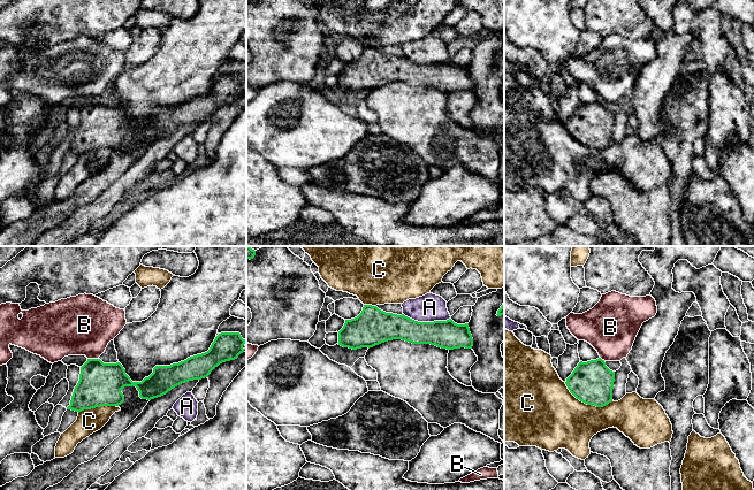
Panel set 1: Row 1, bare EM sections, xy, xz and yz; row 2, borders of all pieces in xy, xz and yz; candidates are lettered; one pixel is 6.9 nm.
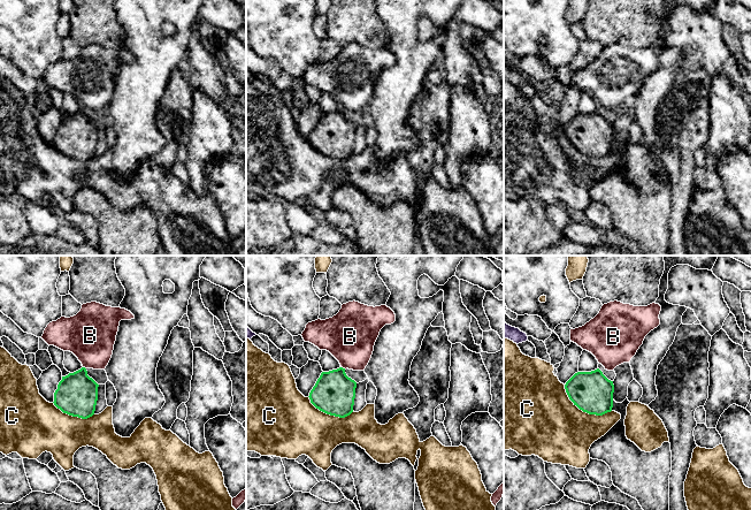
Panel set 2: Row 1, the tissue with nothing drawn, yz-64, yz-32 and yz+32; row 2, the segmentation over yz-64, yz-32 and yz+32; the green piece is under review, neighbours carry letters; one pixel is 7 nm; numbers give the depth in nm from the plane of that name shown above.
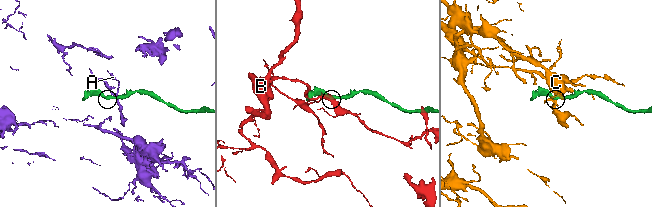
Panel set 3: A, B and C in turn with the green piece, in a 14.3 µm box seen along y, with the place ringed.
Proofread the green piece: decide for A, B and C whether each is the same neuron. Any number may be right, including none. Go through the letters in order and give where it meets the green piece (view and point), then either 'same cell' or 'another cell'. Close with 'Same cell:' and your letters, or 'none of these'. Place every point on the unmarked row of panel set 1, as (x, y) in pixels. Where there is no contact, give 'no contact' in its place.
A: meets green in xz at (427, 64); another cell
B: meets green in xy at (93, 101); another cell
C: meets green in yz at (587, 146); another cell
Same cell: none of these

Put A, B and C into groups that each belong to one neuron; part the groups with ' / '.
A / B / C

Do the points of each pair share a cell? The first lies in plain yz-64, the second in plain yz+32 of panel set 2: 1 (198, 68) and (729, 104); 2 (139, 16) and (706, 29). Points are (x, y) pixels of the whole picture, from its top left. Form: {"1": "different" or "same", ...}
{"1": "different", "2": "different"}

